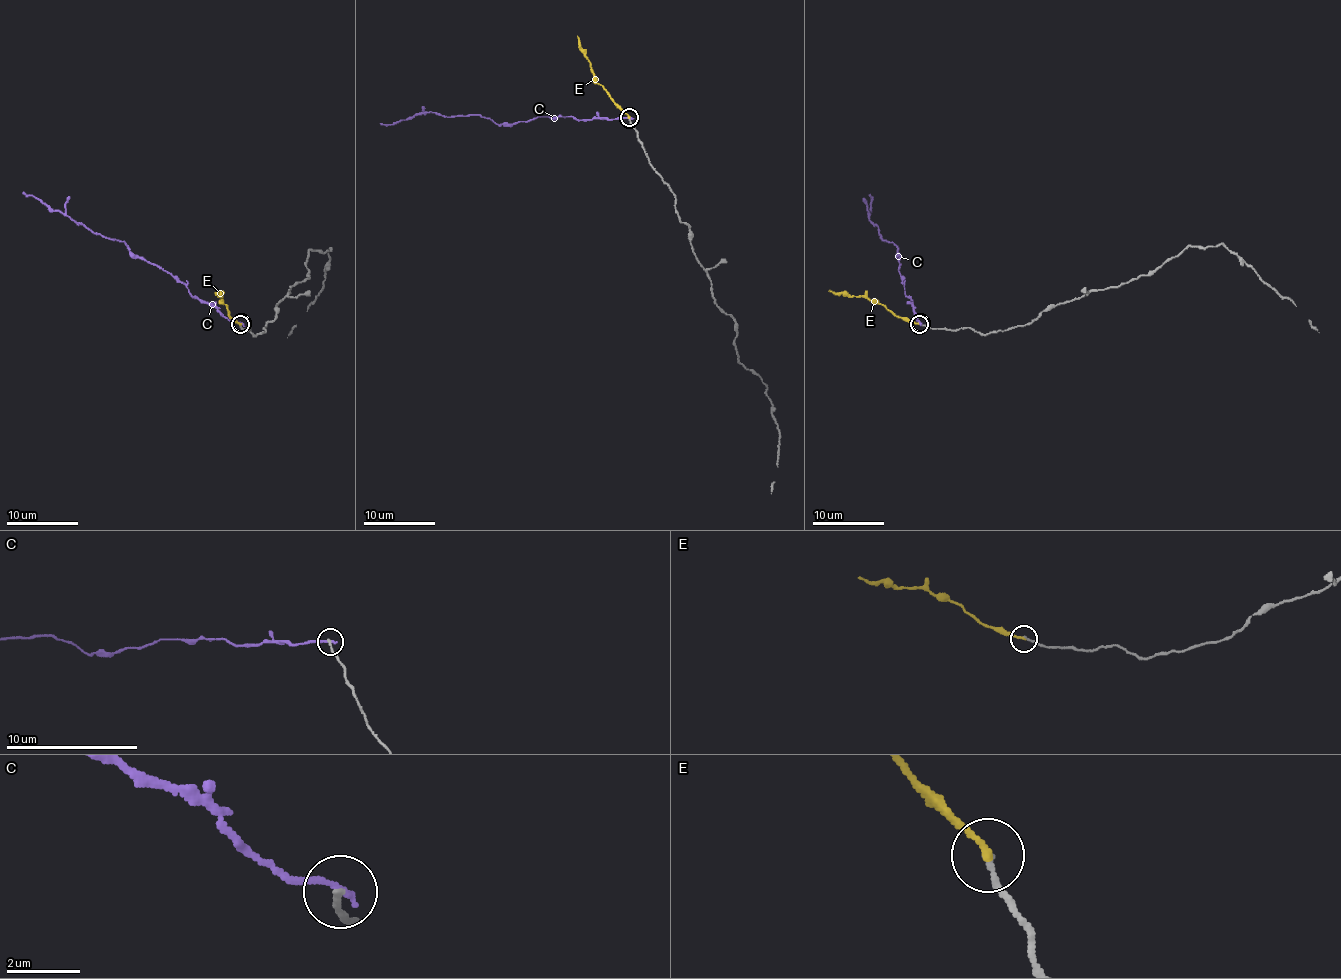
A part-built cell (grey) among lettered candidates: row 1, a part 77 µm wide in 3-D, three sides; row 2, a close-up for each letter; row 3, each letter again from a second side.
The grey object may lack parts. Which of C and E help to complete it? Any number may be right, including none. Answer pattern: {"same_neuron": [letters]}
{"same_neuron": ["E"]}

